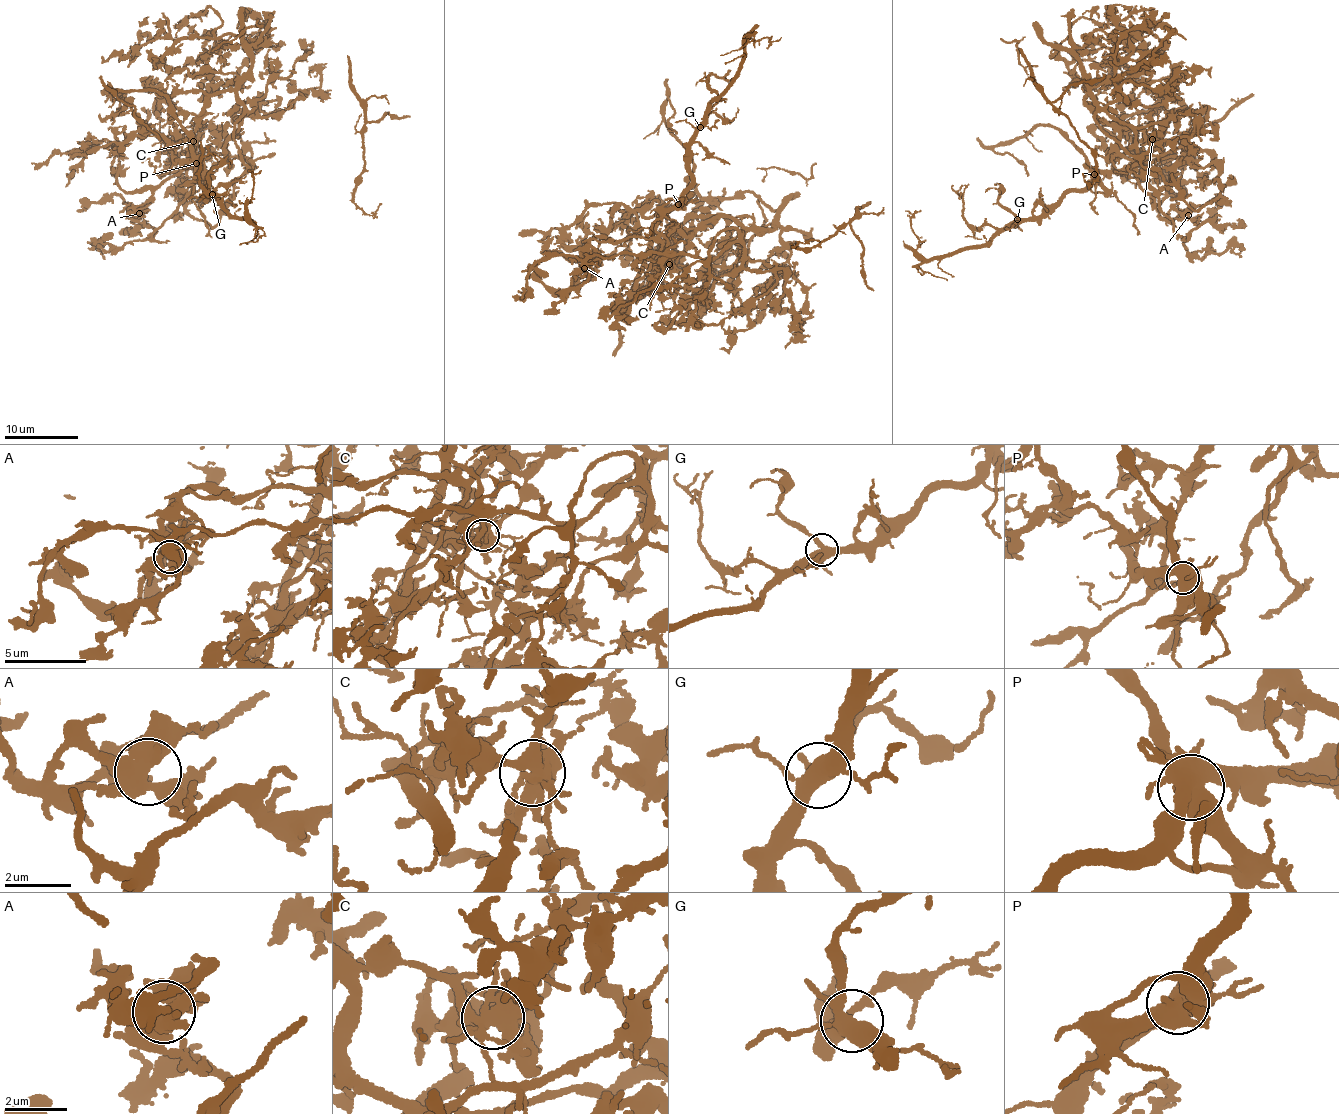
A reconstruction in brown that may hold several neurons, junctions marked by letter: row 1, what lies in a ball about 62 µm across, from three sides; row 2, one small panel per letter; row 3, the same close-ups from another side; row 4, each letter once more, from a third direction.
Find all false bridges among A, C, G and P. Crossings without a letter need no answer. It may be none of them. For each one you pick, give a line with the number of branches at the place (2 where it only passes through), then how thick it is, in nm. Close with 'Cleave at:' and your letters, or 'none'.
C: Branches: 6. Thickness 440 nm
P: Branches: 8. Thickness 650 nm
Cleave at: C, P

